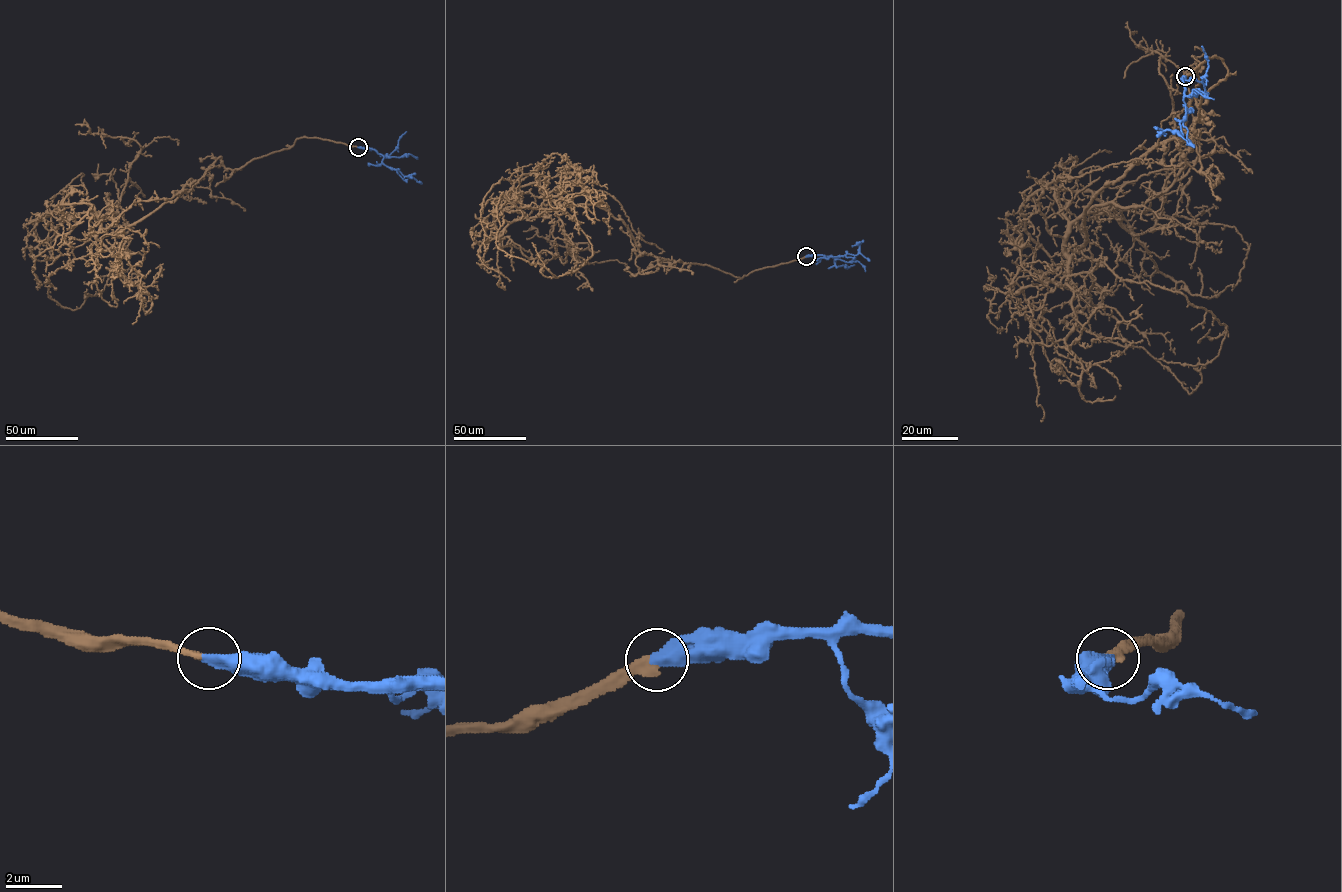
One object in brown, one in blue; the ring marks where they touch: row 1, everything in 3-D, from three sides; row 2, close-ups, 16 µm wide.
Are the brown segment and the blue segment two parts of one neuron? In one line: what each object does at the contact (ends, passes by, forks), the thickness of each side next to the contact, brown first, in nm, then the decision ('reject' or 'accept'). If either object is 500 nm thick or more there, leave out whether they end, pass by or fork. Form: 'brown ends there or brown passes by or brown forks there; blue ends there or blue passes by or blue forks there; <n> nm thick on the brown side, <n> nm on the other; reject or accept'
320 nm thick on the brown side, 550 nm on the other; accept

